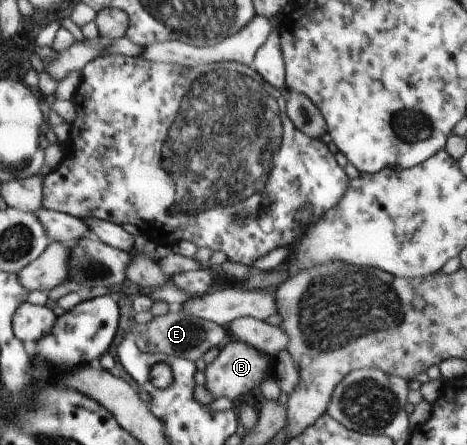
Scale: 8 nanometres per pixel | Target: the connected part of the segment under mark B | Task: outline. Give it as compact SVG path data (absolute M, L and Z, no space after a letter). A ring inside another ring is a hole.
M228 337L220 346L216 359L205 365L204 389L212 395L212 399L226 397L231 402L244 393L251 391L253 388L259 388L263 385L270 375L271 357L268 357L258 348L252 347L251 344L244 343L243 340Z

